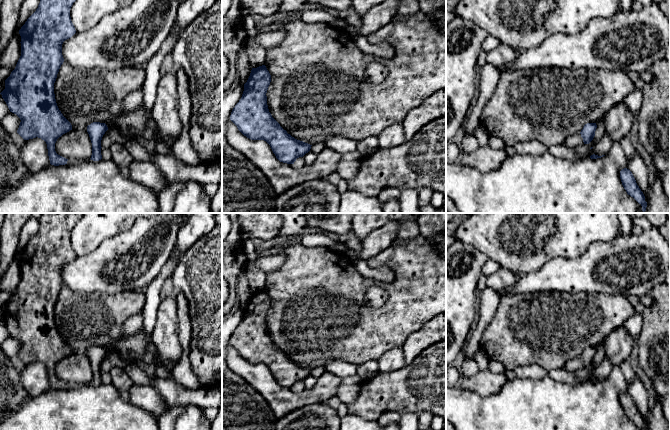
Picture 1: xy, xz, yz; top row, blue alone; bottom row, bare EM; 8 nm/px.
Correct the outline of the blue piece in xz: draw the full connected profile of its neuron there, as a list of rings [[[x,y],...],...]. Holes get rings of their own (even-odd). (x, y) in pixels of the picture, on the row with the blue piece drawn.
[[[265,65],[252,68],[230,120],[247,138],[266,141],[280,162],[294,164],[297,158],[310,151],[312,145],[292,137],[272,117],[266,96],[270,82],[271,75]]]

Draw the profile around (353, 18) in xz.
[[[352,7],[347,10],[347,17],[344,20],[347,25],[353,26],[356,30],[361,27],[361,17]]]

